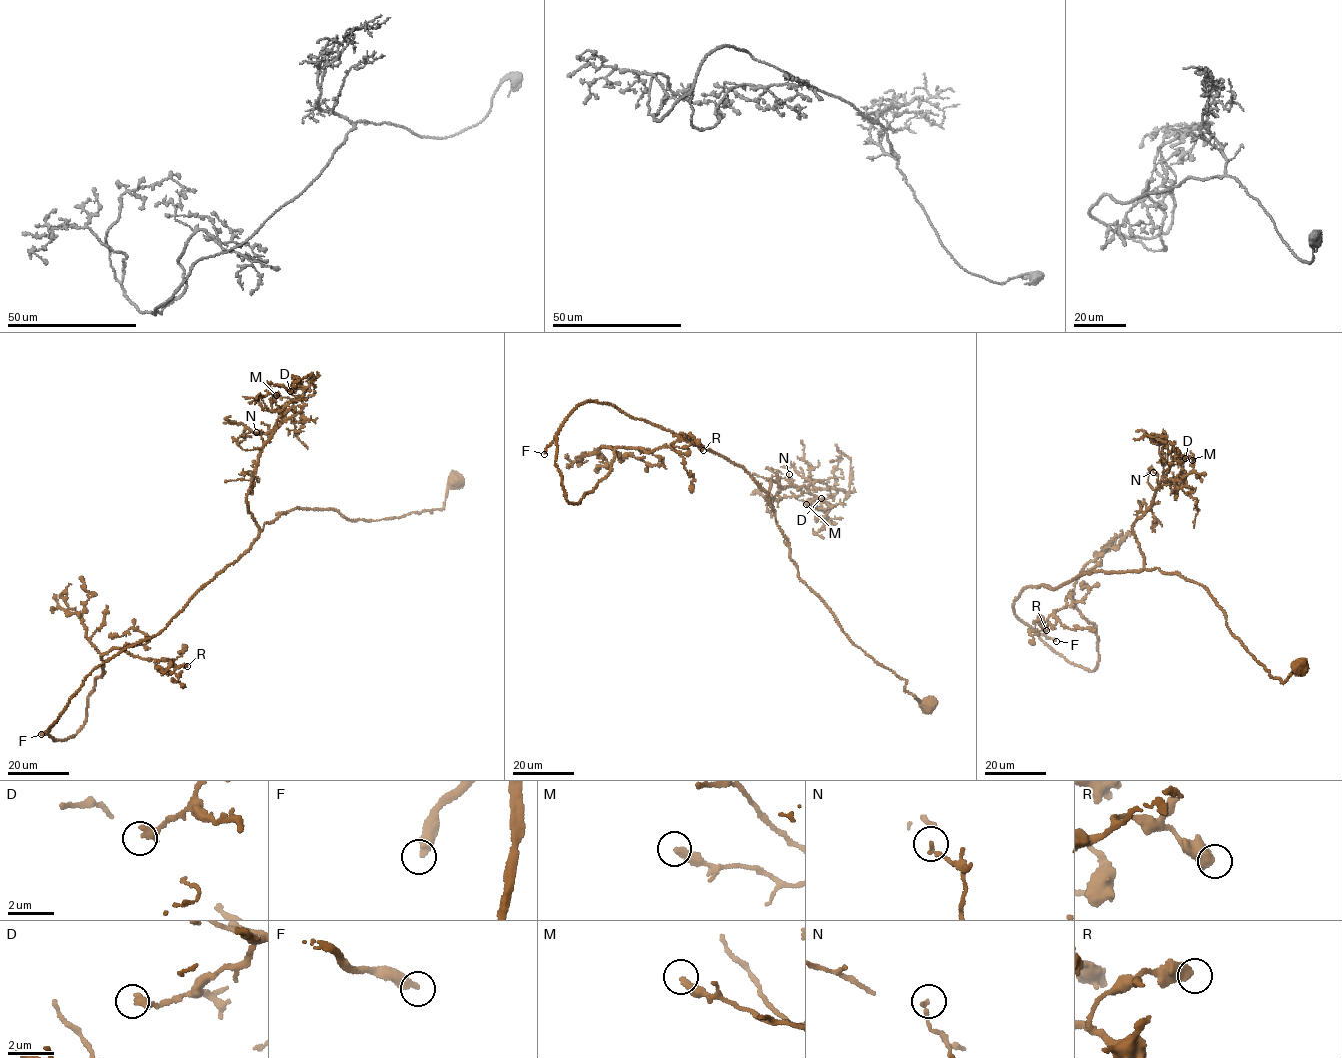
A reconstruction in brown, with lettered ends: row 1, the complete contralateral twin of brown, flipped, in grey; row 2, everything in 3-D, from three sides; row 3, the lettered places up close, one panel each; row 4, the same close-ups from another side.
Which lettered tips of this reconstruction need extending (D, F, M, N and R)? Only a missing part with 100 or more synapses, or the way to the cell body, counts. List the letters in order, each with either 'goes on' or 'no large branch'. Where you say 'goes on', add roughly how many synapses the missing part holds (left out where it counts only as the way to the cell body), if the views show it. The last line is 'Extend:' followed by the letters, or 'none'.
D: no large branch
F: goes on | 250 syn
M: no large branch
N: no large branch
R: no large branch
Extend: F

